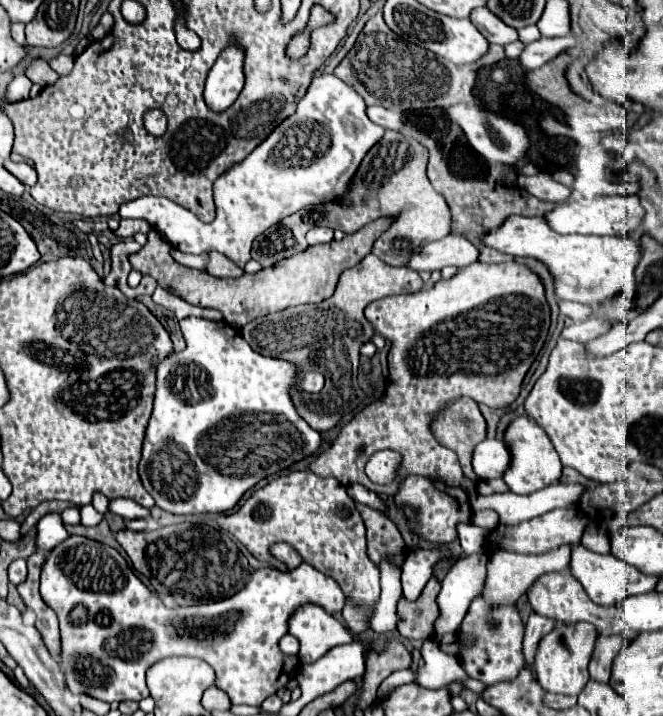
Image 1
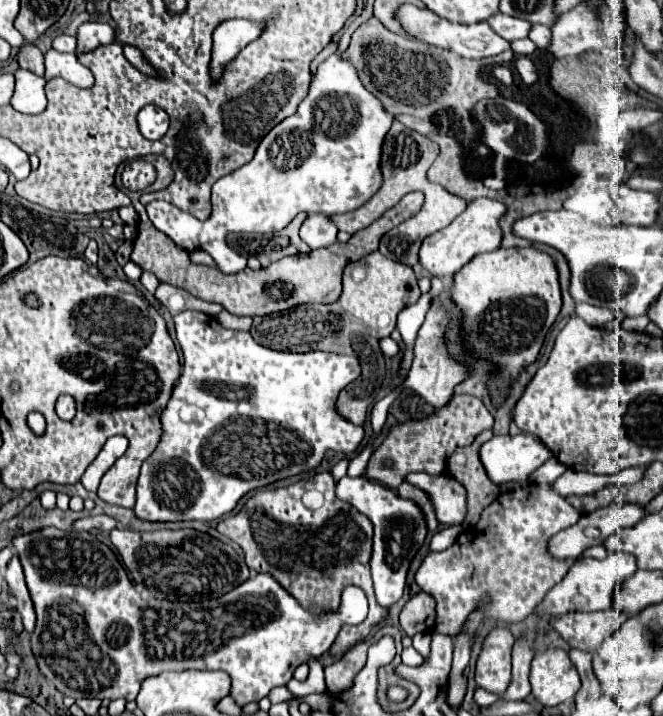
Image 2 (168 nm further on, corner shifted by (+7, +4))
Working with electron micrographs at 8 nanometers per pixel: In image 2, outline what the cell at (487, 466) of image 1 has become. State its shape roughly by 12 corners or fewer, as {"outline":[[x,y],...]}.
{"outline":[[492,437],[480,449],[494,483],[526,483],[552,457],[538,437]]}

